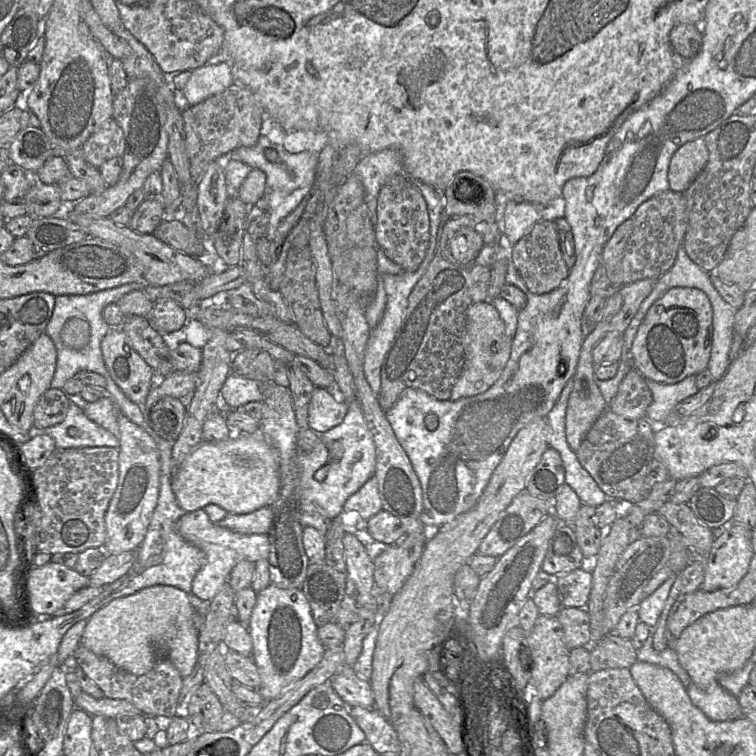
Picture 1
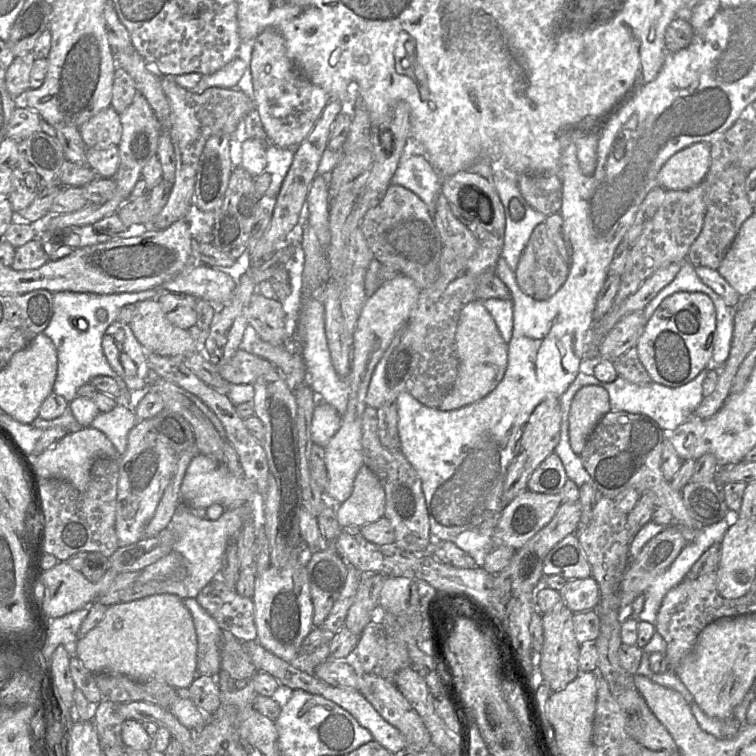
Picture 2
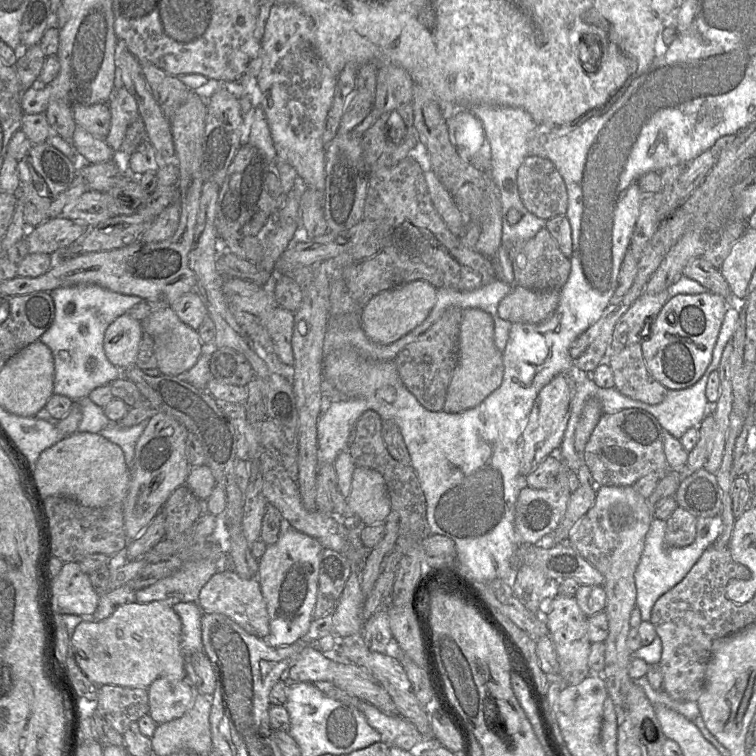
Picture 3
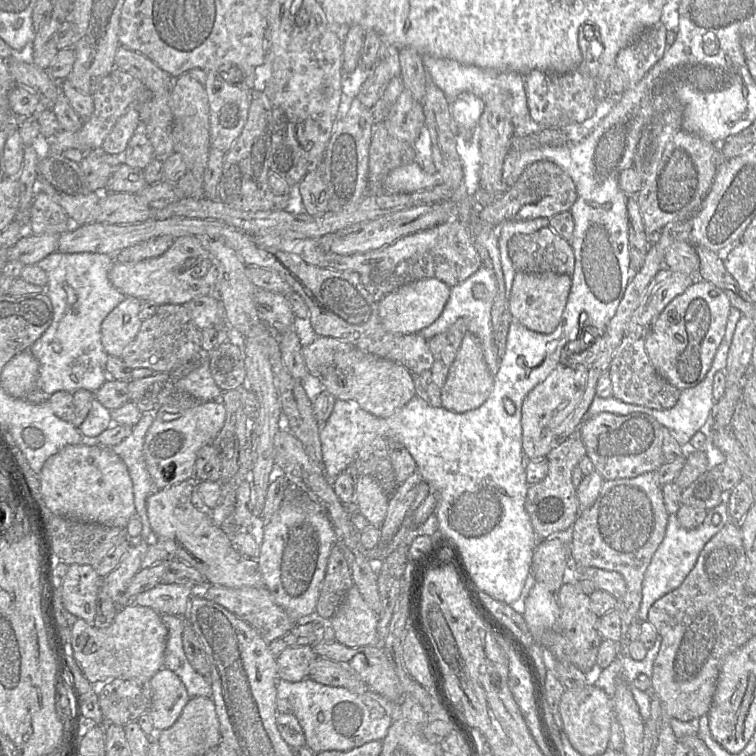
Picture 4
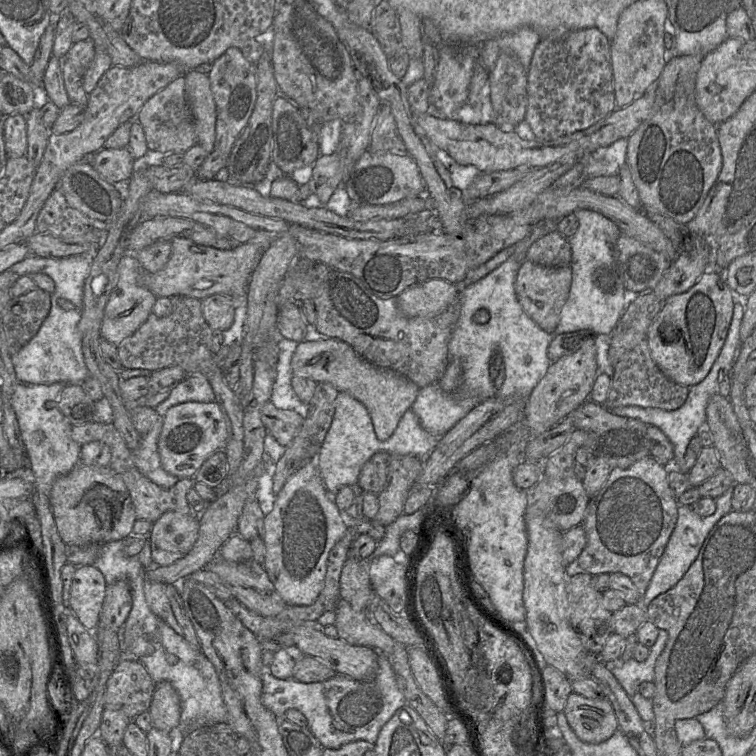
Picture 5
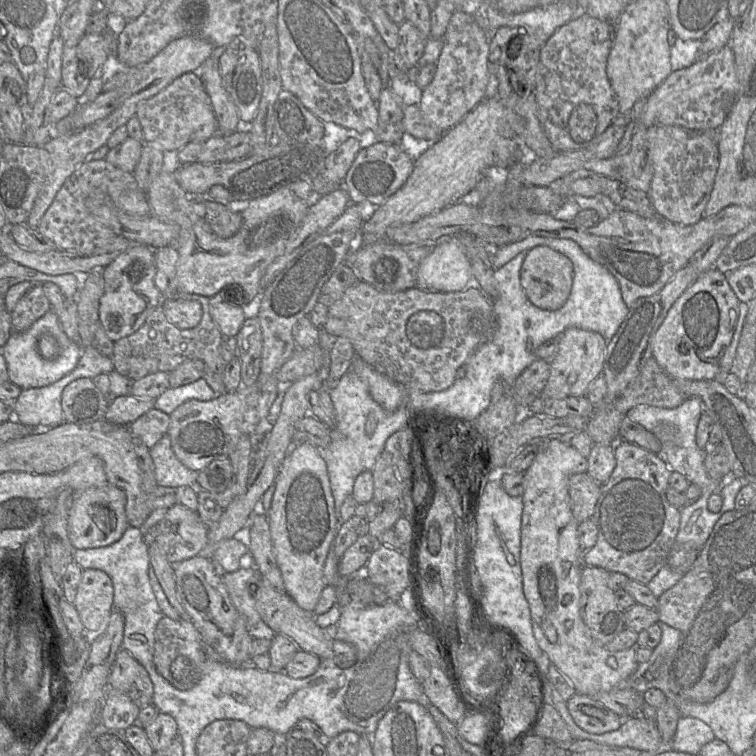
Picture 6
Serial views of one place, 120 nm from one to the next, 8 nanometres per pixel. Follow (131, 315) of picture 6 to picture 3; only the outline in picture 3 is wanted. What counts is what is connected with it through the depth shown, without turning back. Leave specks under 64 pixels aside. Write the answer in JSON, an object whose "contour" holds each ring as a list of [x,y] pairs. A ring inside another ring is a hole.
{"contour":[[[128,313],[117,317],[104,334],[103,347],[108,360],[121,370],[135,365],[142,336],[140,321]]]}

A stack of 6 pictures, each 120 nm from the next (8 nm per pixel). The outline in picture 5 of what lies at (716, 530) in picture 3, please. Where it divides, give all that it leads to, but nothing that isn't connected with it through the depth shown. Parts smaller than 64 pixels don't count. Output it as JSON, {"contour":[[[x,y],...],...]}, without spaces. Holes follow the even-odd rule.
{"contour":[[[733,486],[729,487],[722,495],[715,498],[716,510],[712,515],[707,517],[699,516],[694,512],[691,505],[682,504],[678,506],[678,518],[675,528],[670,536],[662,556],[660,557],[658,565],[645,591],[645,595],[639,605],[647,608],[649,603],[655,597],[671,589],[683,577],[691,564],[697,558],[700,548],[712,527],[719,521],[722,516],[732,510],[732,493]]]}

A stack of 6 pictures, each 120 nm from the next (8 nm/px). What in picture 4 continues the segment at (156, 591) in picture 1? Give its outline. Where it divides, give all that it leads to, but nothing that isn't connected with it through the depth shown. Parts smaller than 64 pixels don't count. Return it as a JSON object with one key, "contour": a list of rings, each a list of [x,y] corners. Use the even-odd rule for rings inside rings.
{"contour":[[[128,604],[118,610],[112,624],[105,629],[98,629],[82,619],[77,619],[71,628],[73,658],[85,678],[94,686],[100,686],[113,679],[151,679],[163,668],[167,634],[167,627],[157,612],[149,607]]]}

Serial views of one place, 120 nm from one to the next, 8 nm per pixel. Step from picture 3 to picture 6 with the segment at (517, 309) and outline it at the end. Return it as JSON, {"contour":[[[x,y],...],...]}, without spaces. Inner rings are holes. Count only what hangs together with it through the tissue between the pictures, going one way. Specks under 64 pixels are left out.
{"contour":[[[548,246],[530,249],[520,269],[520,284],[528,300],[536,307],[555,311],[560,309],[570,294],[573,280],[573,265],[560,252]]]}

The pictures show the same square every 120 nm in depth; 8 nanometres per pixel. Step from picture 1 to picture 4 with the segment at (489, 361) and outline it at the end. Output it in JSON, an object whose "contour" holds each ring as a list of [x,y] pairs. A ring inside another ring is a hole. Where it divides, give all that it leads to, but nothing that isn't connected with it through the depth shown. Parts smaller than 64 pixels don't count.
{"contour":[[[467,331],[442,389],[441,407],[455,413],[477,409],[487,400],[493,387],[494,375],[484,360],[481,344],[475,335]]]}

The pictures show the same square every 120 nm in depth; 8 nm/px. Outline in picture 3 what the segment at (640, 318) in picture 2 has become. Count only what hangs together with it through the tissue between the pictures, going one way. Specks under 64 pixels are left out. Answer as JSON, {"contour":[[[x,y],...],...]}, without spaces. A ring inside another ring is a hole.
{"contour":[[[667,290],[656,294],[642,293],[616,323],[609,352],[616,353],[632,344],[641,343],[669,299]]]}

